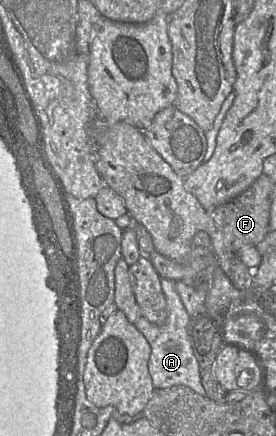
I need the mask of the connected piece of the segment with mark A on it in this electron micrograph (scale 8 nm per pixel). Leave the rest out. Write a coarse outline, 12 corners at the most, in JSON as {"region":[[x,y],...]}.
{"region":[[160,280],[163,326],[134,324],[151,346],[155,390],[183,385],[206,397],[190,343],[190,316],[174,282]]}

